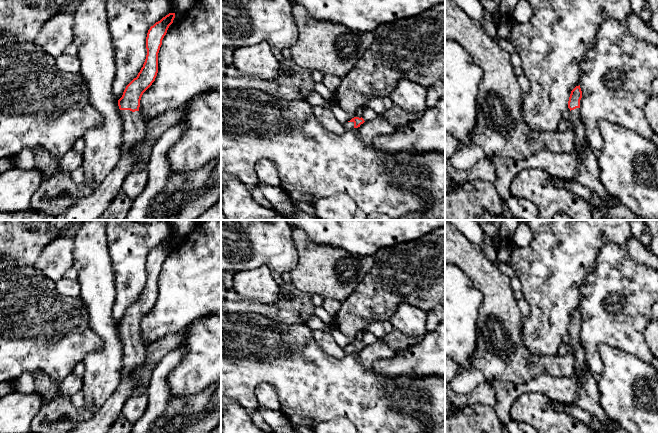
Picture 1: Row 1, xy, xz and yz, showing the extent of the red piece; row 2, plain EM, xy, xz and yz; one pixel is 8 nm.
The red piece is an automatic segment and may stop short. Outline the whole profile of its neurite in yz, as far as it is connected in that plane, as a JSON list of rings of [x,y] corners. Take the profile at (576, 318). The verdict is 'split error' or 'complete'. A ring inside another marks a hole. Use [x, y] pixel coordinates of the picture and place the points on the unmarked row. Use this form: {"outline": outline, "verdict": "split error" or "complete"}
{"outline": [[[445,221],[445,264],[457,266],[482,295],[477,320],[476,349],[472,365],[486,380],[502,380],[513,384],[524,384],[547,374],[555,377],[573,377],[575,372],[574,353],[580,345],[580,324],[582,315],[576,310],[570,318],[568,332],[571,339],[565,355],[533,358],[526,349],[522,336],[522,316],[511,288],[510,278],[491,262],[483,248],[474,245],[453,224]]], "verdict": "split error"}

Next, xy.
{"outline": [[[169,237],[150,251],[146,261],[147,279],[143,291],[137,301],[126,310],[122,321],[118,324],[123,346],[121,373],[124,377],[129,376],[146,359],[147,347],[139,335],[140,324],[143,317],[155,305],[158,297],[158,277],[174,242],[175,237]]], "verdict": "split error"}

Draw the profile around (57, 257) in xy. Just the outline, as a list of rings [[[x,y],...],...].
[[[65,236],[48,243],[38,257],[34,266],[46,277],[58,282],[73,267],[74,238]]]

